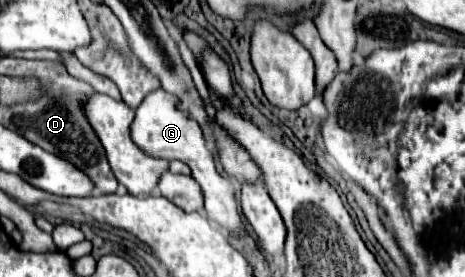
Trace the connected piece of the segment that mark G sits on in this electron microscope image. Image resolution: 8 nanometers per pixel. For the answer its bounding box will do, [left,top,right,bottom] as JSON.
[131,88,247,238]

